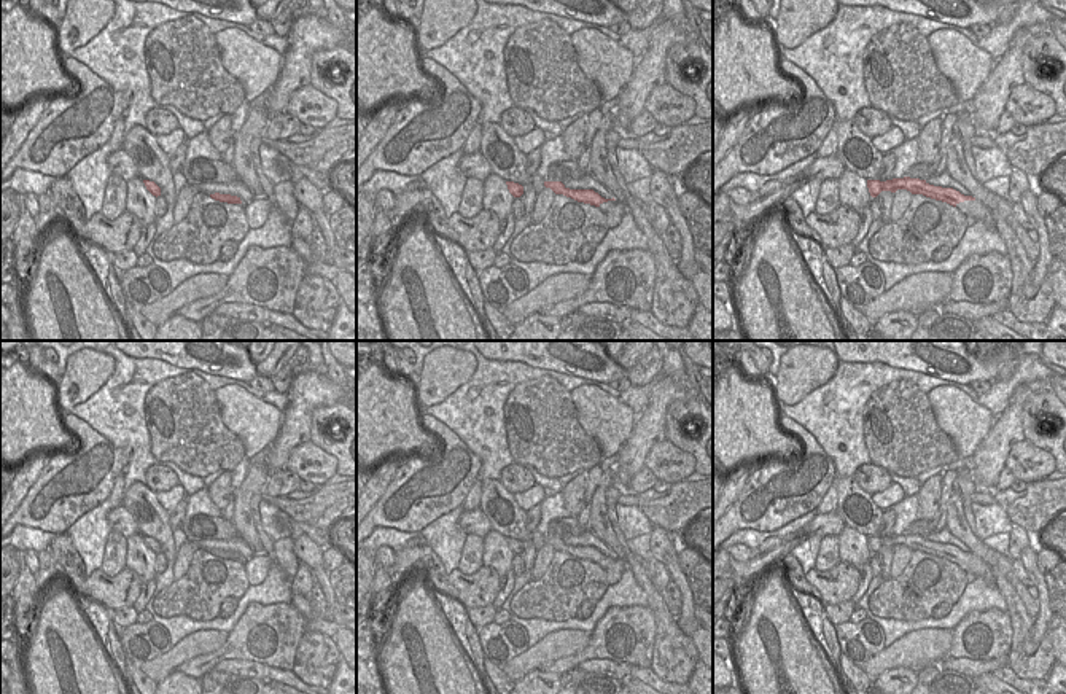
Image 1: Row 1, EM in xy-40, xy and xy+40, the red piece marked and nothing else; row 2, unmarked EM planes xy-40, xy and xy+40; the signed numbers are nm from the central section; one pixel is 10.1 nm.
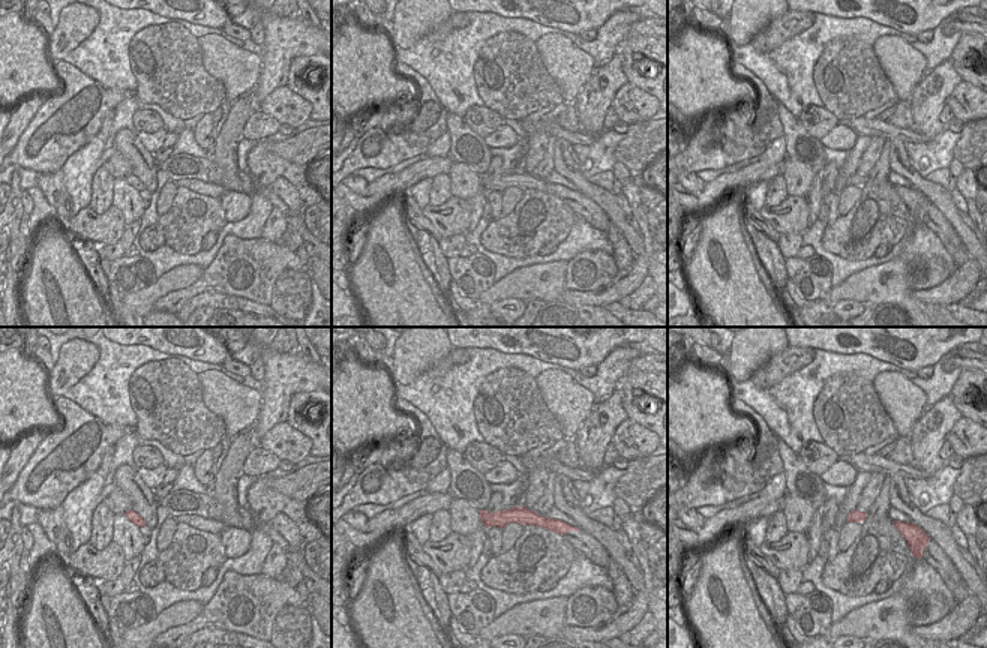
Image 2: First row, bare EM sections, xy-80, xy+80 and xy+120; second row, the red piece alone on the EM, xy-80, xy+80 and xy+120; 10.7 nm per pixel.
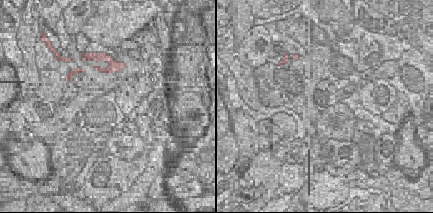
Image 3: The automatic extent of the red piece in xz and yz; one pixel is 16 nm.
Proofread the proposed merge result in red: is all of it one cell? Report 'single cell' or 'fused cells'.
fused cells

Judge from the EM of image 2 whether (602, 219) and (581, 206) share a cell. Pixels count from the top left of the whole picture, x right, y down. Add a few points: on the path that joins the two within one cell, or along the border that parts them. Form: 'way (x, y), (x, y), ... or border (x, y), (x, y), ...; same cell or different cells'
way (597, 218), (585, 207); same cell

